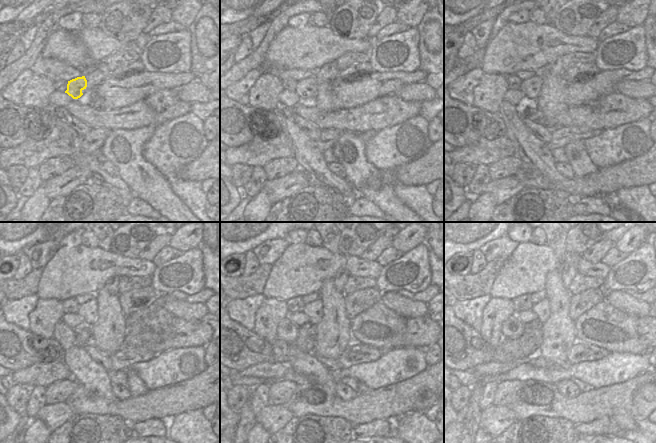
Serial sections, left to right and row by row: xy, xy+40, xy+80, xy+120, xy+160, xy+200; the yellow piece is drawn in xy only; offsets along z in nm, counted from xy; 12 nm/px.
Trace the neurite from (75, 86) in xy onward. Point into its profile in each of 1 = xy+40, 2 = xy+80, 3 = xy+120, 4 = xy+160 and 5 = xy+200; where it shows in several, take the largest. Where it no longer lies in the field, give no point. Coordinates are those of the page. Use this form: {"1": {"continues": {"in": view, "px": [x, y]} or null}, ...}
{"1": {"continues": {"in": "xy+40", "px": [310, 82]}}, "2": {"continues": {"in": "xy+80", "px": [536, 82]}}, "3": {"continues": {"in": "xy+120", "px": [91, 306]}}, "4": {"continues": {"in": "xy+160", "px": [316, 306]}}, "5": {"continues": {"in": "xy+200", "px": [542, 307]}}}

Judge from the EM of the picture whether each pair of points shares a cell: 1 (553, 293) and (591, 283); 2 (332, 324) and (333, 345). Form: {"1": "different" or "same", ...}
{"1": "different", "2": "same"}

